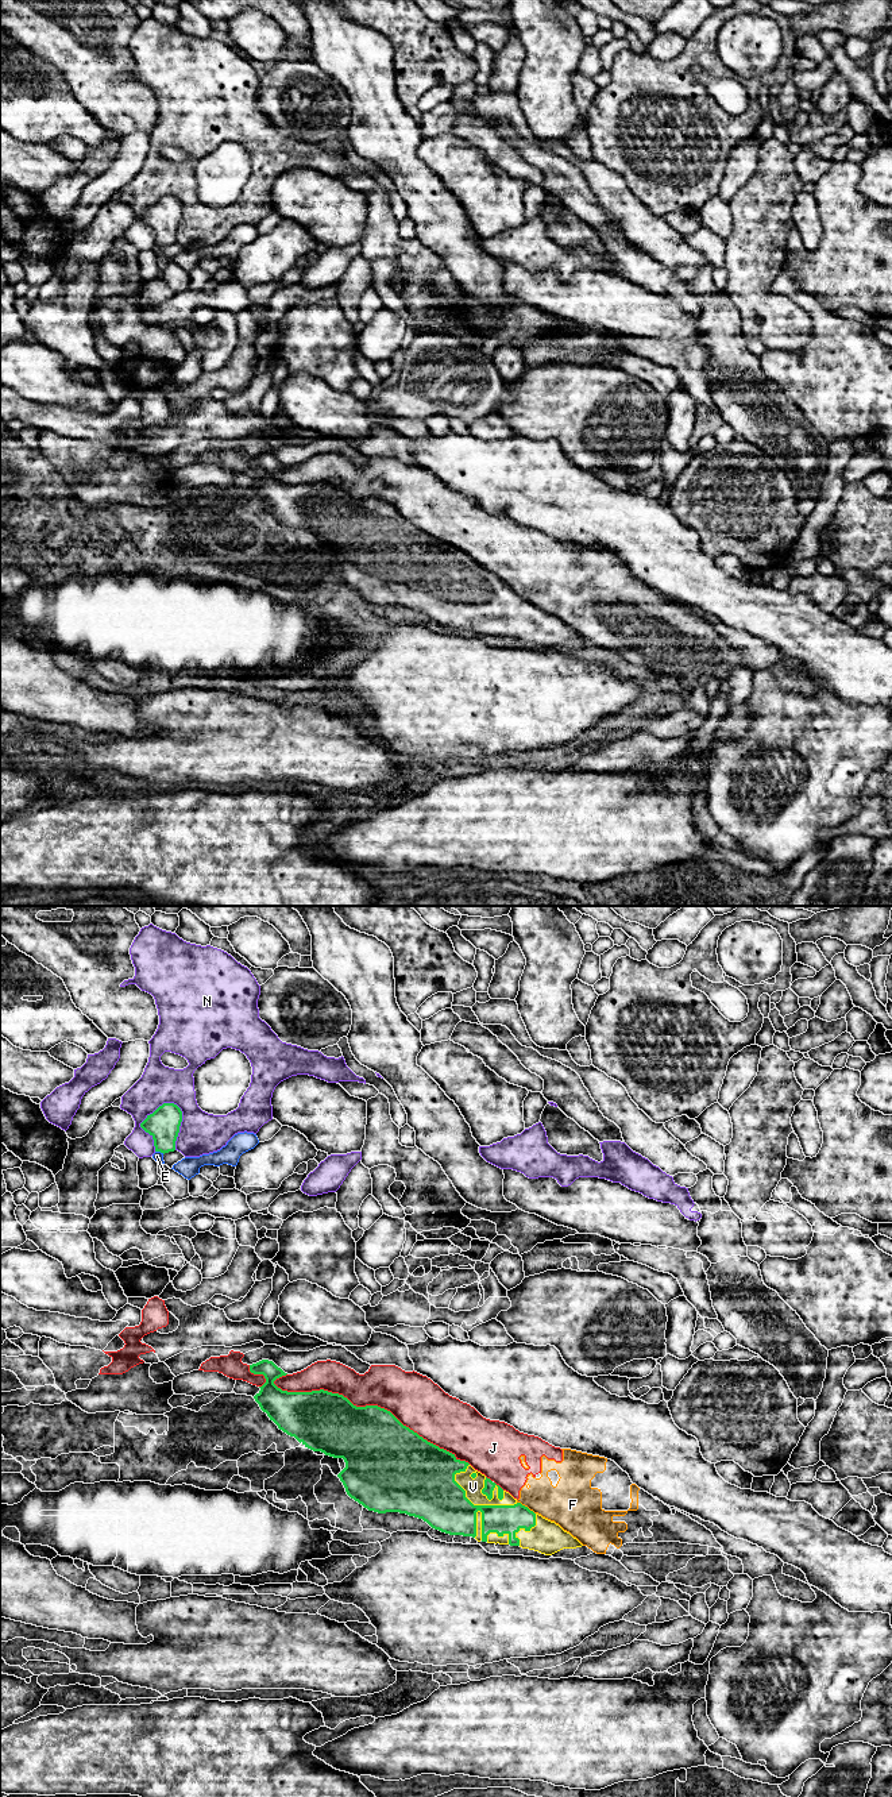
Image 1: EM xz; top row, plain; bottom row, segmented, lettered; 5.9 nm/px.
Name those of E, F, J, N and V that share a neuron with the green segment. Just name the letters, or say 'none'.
V

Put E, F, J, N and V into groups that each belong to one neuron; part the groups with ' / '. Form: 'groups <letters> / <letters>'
groups E / F J / N / V

